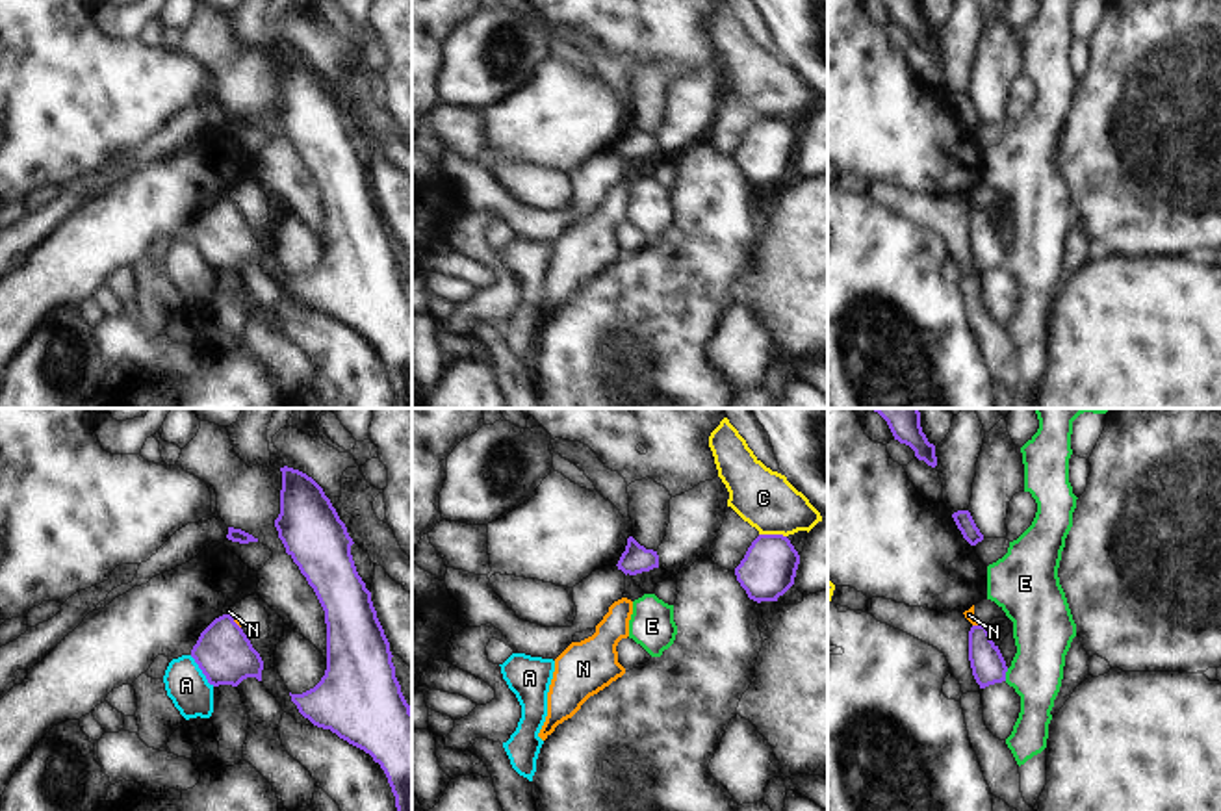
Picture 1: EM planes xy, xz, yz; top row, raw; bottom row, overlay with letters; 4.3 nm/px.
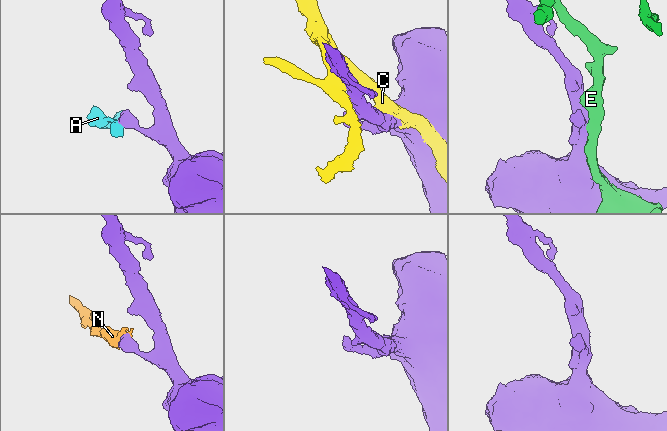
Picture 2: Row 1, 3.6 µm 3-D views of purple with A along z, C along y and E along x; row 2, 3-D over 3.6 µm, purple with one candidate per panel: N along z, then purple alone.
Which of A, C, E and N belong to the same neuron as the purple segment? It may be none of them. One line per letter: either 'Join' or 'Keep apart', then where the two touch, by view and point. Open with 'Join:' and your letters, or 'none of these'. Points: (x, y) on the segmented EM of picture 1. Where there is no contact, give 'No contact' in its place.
Join: none of these
A: Keep apart. Touches purple at xy (203, 672)
C: Keep apart. Touches purple at xz (772, 535)
E: Keep apart. Touches purple at yz (1004, 674)
N: Keep apart. Touches purple at xy (232, 620).

